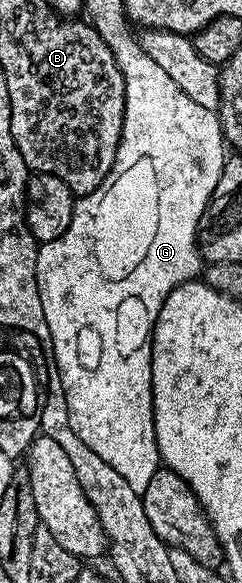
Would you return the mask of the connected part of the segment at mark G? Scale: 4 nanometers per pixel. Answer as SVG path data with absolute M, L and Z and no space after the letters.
M125 38L119 42L114 41L111 45L113 56L117 60L117 64L121 68L121 76L125 84L125 116L123 117L123 131L121 132L121 140L117 148L117 156L113 168L105 176L102 186L98 186L92 194L84 194L79 201L76 201L73 208L73 220L69 224L69 228L65 228L65 232L61 232L61 236L57 236L57 240L49 240L39 246L37 252L37 288L41 296L41 308L45 308L45 320L49 324L49 343L50 349L55 349L55 358L53 354L53 366L59 369L59 382L63 385L63 398L67 401L67 414L65 421L71 425L73 432L77 432L77 436L81 436L81 440L85 440L85 444L89 444L89 448L93 448L93 452L97 452L97 456L101 456L101 460L105 460L109 464L113 464L117 468L117 472L121 472L121 476L125 476L125 480L129 480L129 484L133 488L133 492L143 495L145 488L149 484L149 480L153 480L153 476L161 469L161 459L159 457L159 449L157 448L157 440L155 439L155 409L153 408L153 396L151 395L151 334L155 330L155 321L161 312L161 308L165 304L165 300L169 296L169 292L173 292L173 288L180 286L182 282L190 282L200 277L201 271L204 269L205 262L199 252L198 236L199 236L199 221L205 212L205 208L211 203L211 197L215 195L215 189L219 183L219 177L223 171L225 161L225 153L223 154L223 138L225 142L225 126L221 121L218 113L214 110L204 110L201 104L196 104L193 100L189 100L189 96L185 96L185 92L181 92L181 88L177 88L177 84L173 84L171 77L162 71L153 60L149 60L149 56L145 53L142 47Z

